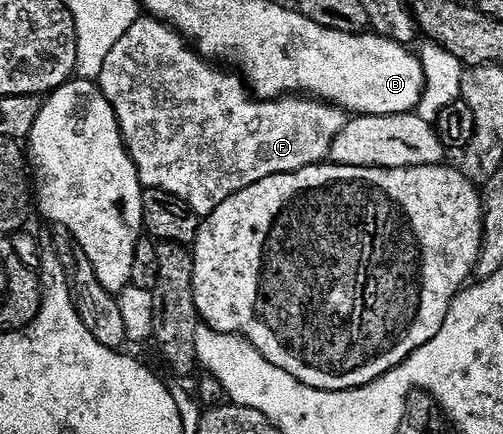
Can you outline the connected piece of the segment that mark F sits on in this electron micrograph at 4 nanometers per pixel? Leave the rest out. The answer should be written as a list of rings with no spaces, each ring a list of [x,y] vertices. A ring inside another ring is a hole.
[[[141,18],[125,30],[125,38],[109,50],[109,58],[105,58],[105,70],[101,70],[97,81],[99,88],[105,94],[109,106],[113,106],[113,114],[119,123],[119,132],[123,136],[123,145],[126,146],[128,154],[133,158],[137,166],[139,182],[144,189],[156,188],[165,190],[177,198],[184,200],[194,212],[201,218],[210,216],[225,198],[245,190],[245,186],[253,186],[261,182],[261,178],[269,178],[273,174],[285,174],[286,172],[296,172],[305,166],[324,163],[331,155],[333,138],[341,134],[343,127],[347,125],[349,116],[342,108],[335,107],[330,102],[324,102],[318,98],[304,98],[299,94],[288,94],[278,100],[260,100],[249,91],[246,83],[238,75],[226,76],[223,72],[218,72],[204,57],[200,56],[188,41],[184,40],[170,24],[164,24],[161,20],[154,18]]]

